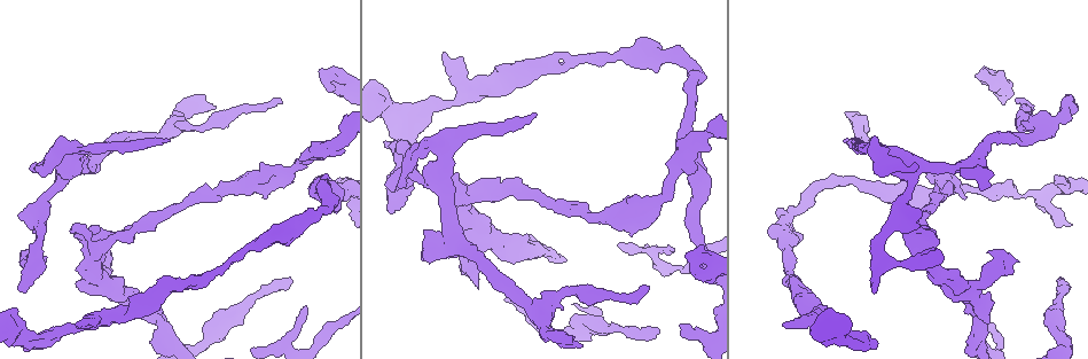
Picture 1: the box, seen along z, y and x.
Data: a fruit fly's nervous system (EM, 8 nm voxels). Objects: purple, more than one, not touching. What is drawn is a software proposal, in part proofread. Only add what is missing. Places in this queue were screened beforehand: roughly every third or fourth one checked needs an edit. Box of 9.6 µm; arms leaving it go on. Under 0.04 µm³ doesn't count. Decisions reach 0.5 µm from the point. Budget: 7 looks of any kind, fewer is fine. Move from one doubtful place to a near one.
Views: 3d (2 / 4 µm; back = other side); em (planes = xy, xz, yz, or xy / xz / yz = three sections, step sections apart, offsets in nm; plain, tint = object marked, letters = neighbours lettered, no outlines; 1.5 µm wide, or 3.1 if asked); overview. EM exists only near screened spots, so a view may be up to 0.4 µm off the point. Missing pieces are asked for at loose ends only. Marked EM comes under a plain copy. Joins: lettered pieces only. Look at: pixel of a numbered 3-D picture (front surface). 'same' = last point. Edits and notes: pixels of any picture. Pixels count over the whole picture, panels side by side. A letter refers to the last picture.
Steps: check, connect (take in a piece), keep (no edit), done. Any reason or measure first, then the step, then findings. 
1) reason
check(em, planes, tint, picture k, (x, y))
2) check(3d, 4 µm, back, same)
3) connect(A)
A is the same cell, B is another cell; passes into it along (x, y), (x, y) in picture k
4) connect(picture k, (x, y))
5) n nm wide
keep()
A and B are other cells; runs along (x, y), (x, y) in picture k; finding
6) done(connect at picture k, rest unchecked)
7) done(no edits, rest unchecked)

long arm stops here
check(3d, 4 µm, picture 1, (1016, 99))

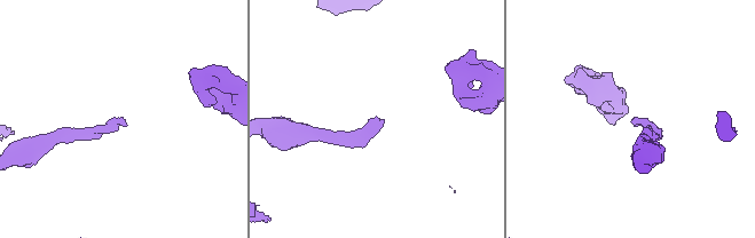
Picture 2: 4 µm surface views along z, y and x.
check(em, planes, letters, picture 2, (120, 121))

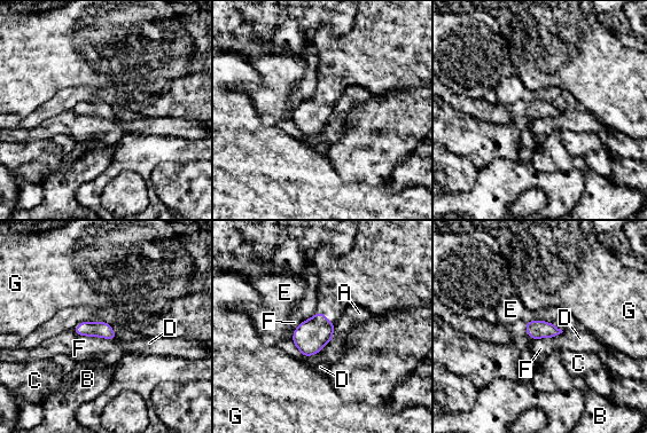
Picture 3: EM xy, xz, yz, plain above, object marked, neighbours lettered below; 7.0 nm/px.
keep()
A, B, C, D, E, F and G are other cells; border along (72, 330), (114, 340) in picture 3; no lettered piece goes on from it

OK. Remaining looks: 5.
check(em, xy, step 8, letters, picture 1, (682, 327))

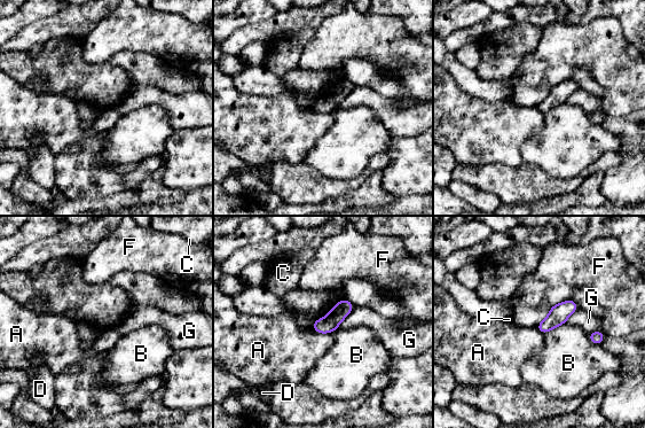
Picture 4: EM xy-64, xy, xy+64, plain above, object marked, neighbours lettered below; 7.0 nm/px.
keep()
A, B, C, D, F and G are other cells; none of them fits

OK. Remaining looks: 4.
free end
check(em, xz, step 4, letters, picture 1, (24, 215))

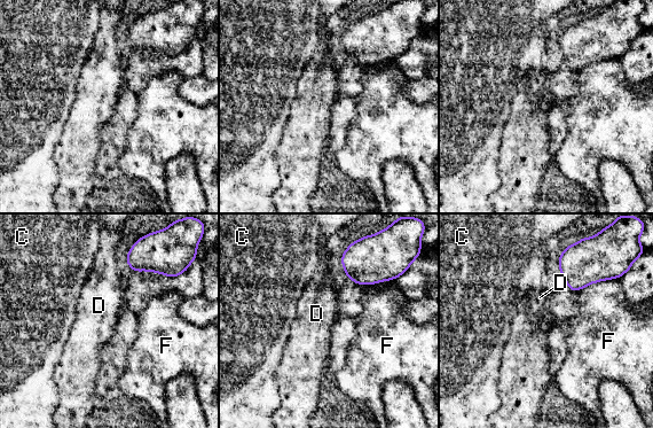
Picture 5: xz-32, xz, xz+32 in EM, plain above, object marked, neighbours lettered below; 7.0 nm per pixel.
check(em, planes, letters, same)

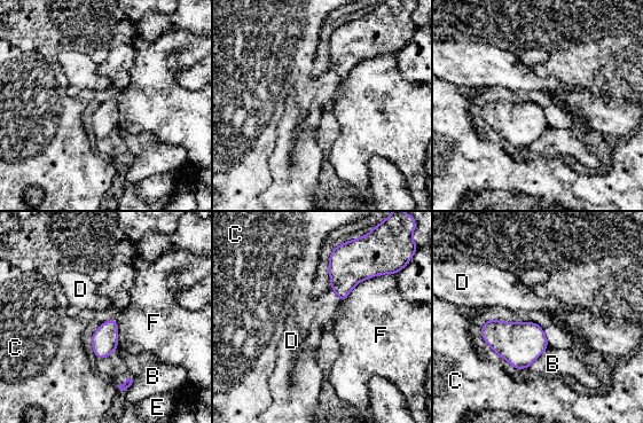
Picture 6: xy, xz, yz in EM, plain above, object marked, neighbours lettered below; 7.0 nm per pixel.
F touches over 400 nm
keep()
B, C, D, E and F are other cells; border along (393, 273), (361, 280), (344, 302) in picture 6; no lettered piece goes on from it

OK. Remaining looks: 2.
done(no edits, rest unchecked)

